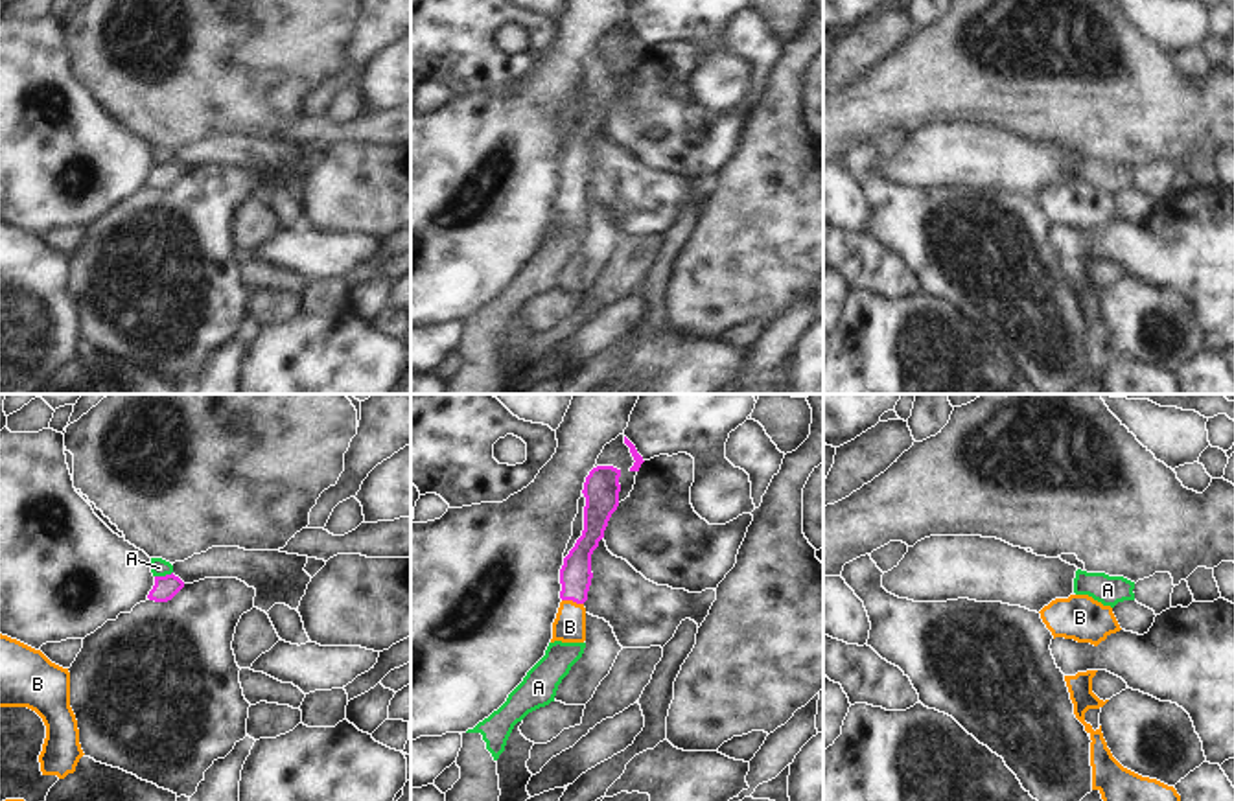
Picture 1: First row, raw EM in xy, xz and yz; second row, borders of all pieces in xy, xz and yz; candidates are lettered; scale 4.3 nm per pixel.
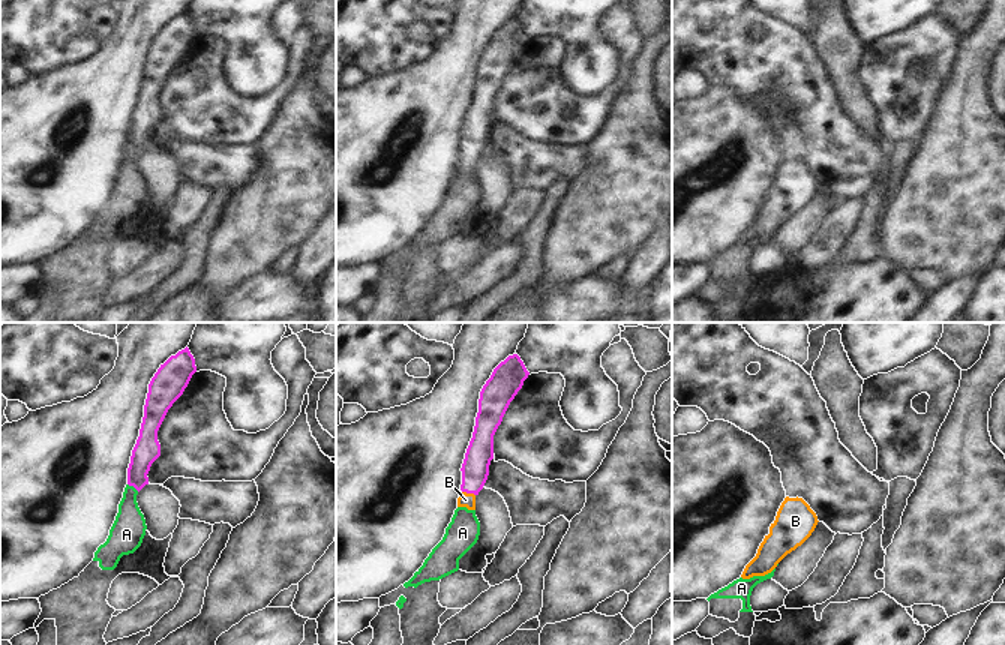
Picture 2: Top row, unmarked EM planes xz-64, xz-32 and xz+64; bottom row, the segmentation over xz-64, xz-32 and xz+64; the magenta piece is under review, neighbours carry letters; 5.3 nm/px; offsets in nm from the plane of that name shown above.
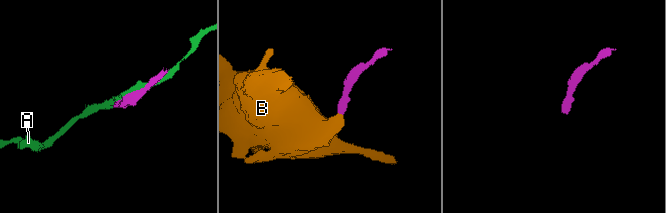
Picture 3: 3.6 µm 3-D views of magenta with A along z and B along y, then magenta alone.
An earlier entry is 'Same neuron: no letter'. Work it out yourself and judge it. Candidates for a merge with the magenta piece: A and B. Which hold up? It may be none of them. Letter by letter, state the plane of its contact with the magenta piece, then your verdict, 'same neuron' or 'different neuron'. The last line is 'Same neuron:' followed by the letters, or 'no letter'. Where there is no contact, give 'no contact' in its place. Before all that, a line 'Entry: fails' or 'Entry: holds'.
Entry: fails
A: contact in xy; different neuron
B: contact in xz; same neuron
Same neuron: B

